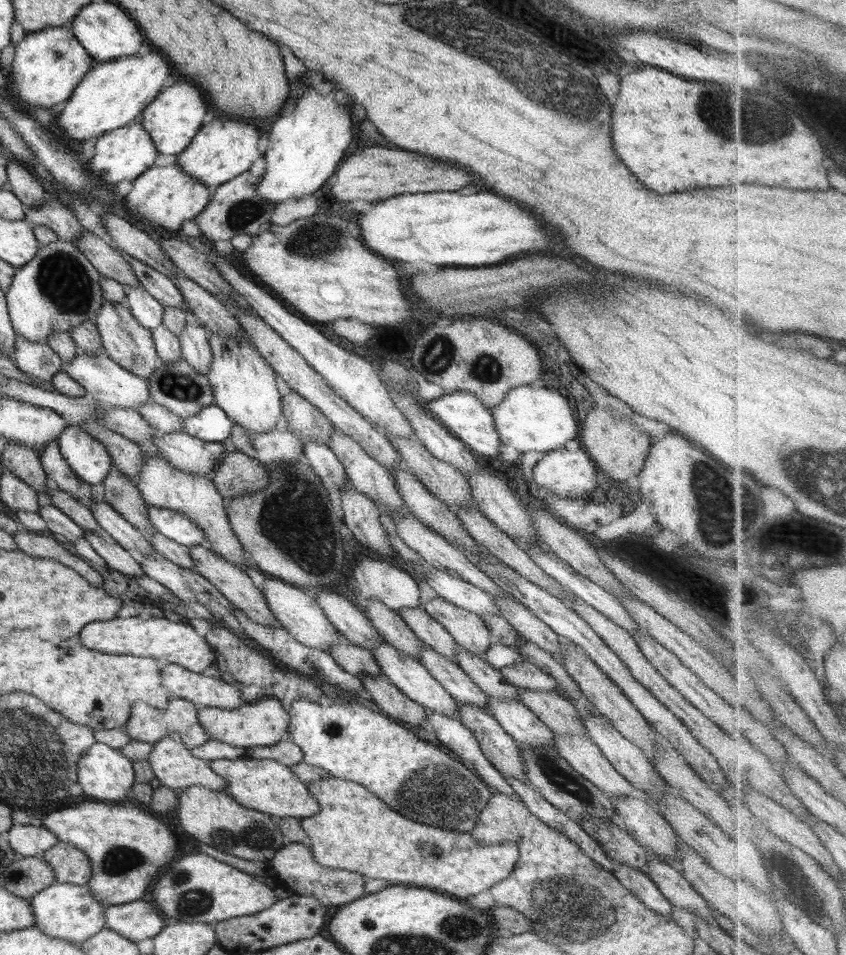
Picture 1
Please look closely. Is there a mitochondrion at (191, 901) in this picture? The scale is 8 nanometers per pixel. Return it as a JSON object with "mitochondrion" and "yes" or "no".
{"mitochondrion":"yes"}

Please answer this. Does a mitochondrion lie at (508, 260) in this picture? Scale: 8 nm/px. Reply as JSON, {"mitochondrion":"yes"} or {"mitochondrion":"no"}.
{"mitochondrion":"no"}

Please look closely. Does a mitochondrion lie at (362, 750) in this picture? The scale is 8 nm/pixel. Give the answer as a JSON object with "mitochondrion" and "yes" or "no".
{"mitochondrion":"no"}

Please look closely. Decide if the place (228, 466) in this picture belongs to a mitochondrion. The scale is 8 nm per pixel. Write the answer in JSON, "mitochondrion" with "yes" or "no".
{"mitochondrion":"no"}

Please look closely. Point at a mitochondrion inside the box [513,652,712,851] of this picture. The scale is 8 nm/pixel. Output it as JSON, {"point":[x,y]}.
{"point":[558,777]}

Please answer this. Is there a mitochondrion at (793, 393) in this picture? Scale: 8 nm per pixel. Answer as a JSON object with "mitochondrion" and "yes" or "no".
{"mitochondrion":"no"}

